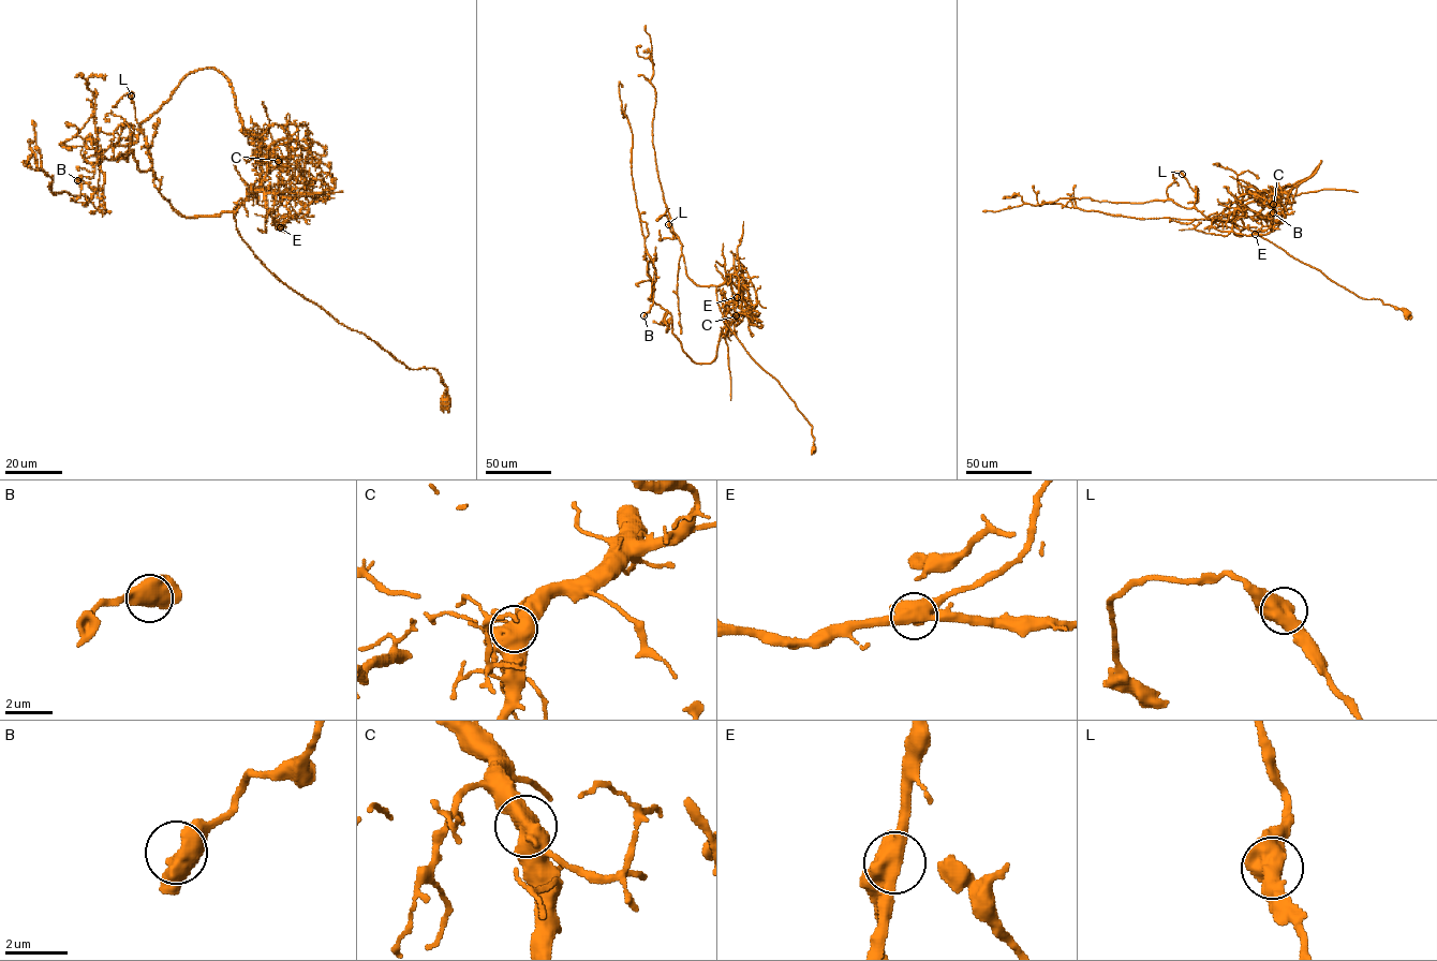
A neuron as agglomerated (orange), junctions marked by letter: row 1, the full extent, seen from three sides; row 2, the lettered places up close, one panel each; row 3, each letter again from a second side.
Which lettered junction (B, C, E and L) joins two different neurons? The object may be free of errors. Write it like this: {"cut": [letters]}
{"cut": ["E"]}

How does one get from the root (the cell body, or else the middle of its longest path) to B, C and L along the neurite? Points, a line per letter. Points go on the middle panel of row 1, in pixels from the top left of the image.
B: (813, 448), (720, 309), (716, 287), (743, 284), (751, 306), (710, 363), (683, 351), (654, 289), (643, 315)
C: (813, 448), (812, 426), (725, 321), (715, 289), (729, 278), (745, 287), (752, 304), (736, 315)
L: (813, 448), (812, 426), (728, 325), (716, 286), (697, 285), (686, 275), (682, 245), (668, 224)

